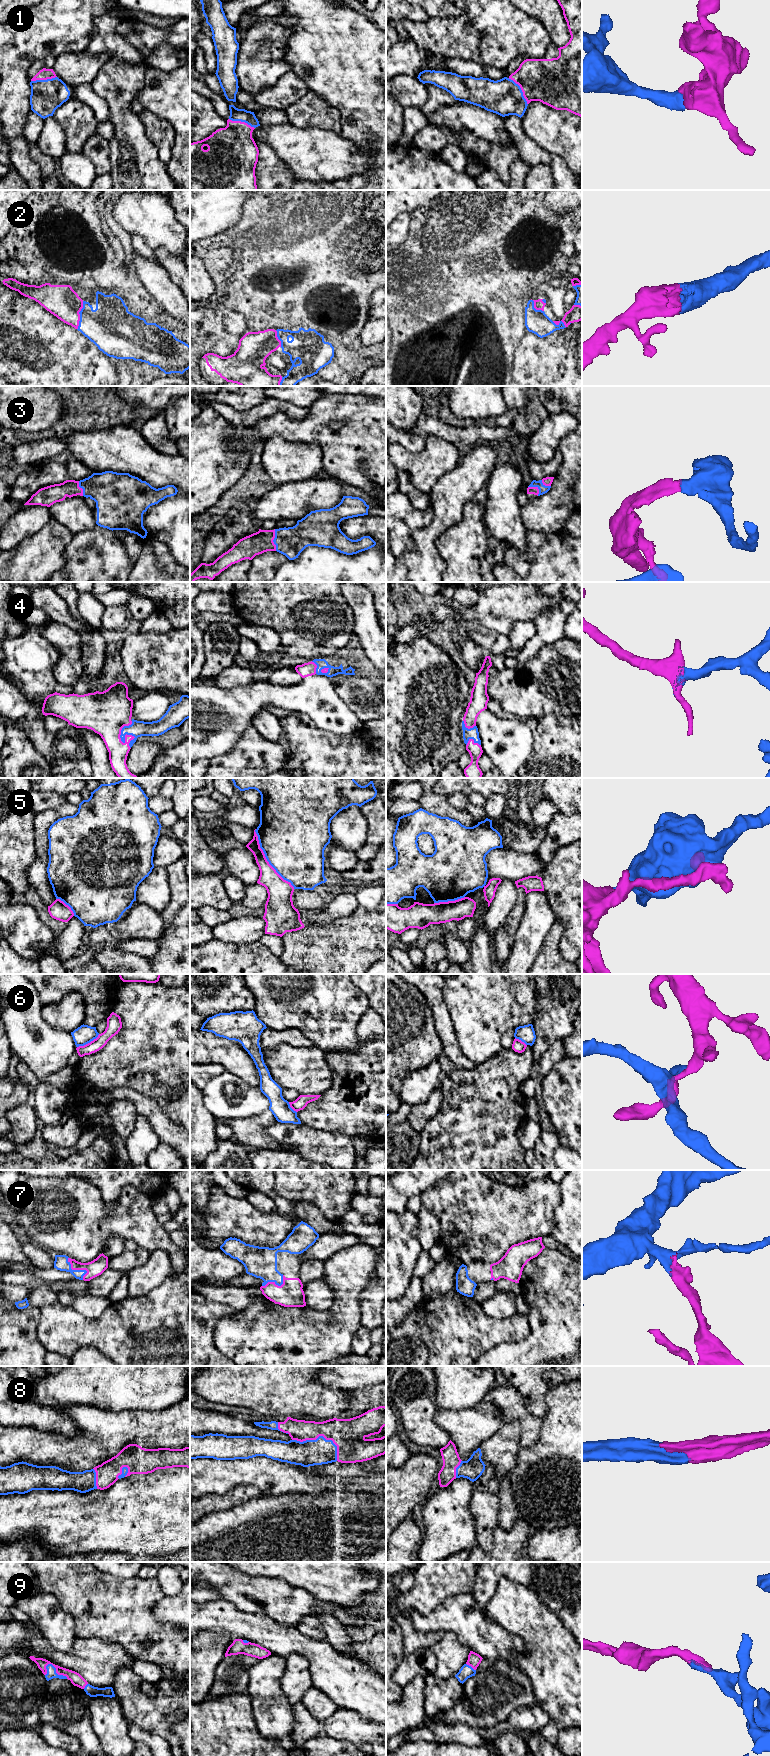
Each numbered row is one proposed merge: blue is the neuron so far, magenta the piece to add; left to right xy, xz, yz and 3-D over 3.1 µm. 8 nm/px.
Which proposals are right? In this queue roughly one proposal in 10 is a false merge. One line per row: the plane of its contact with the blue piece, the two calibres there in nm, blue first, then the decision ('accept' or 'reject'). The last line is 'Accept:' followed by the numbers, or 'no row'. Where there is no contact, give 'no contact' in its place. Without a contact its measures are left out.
1: contact in yz; calibres 300 and 360 nm; accept
2: contact in xy; calibres 360 and 260 nm; accept
3: contact in xz; calibres 240 and 180 nm; accept
4: contact in xy; calibres 130 and 320 nm; accept
5: contact in xz; calibres 500 and 190 nm; reject
6: contact in xy; calibres 150 and 120 nm; reject
7: contact in xy; calibres 120 and 130 nm; accept
8: contact in xz; calibres 200 and 260 nm; accept
9: contact in xy; calibres 80 and 100 nm; accept
Accept: 1, 2, 3, 4, 7, 8, 9

